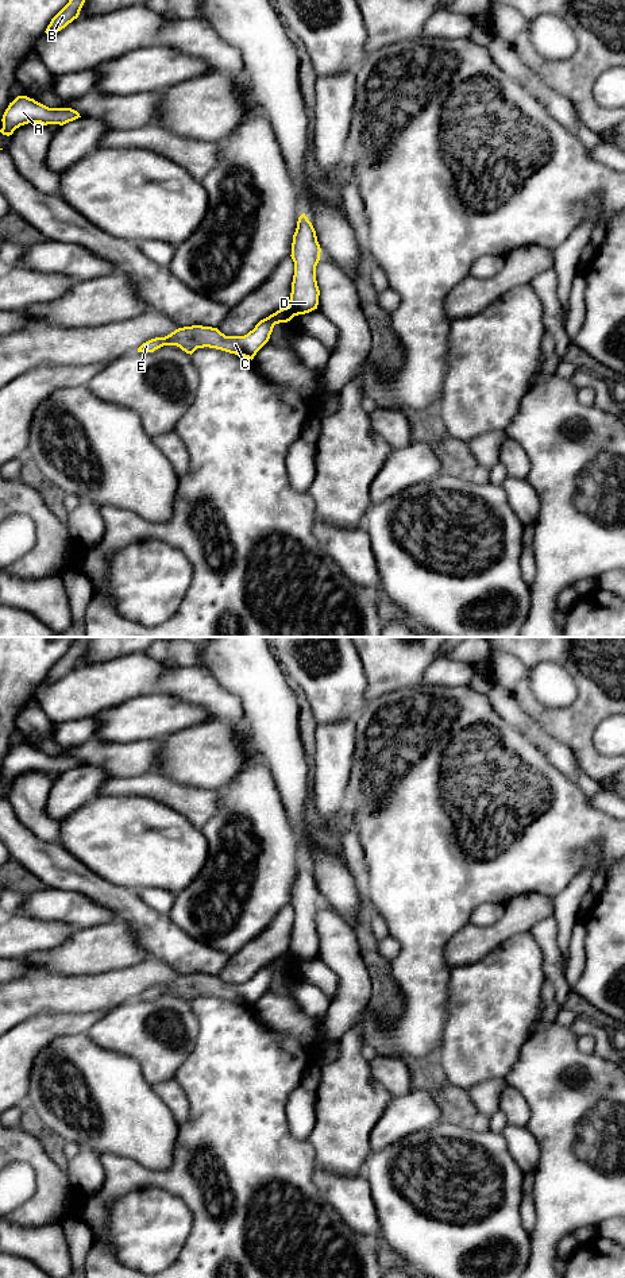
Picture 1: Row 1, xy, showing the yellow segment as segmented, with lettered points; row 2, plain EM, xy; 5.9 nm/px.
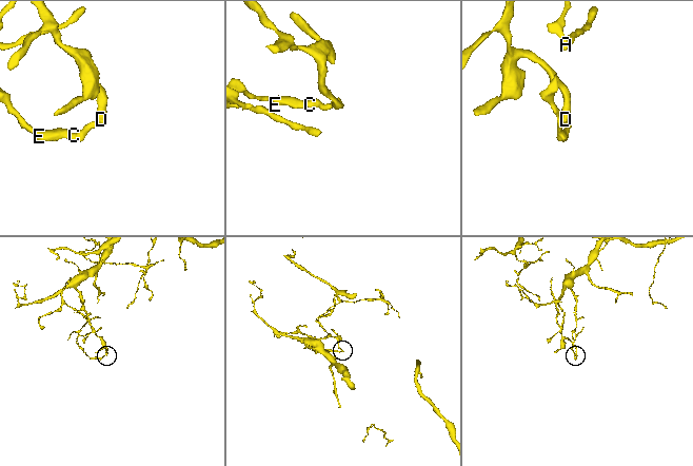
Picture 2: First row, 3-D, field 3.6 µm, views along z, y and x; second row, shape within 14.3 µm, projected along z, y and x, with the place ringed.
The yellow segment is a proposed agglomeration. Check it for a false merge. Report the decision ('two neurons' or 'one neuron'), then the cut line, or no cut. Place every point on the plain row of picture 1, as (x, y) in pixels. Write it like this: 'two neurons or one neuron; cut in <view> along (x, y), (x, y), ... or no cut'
two neurons; cut in xy along (288, 954), (294, 962)

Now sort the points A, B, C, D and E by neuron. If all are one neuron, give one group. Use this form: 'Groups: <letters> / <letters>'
Groups: A B C E / D

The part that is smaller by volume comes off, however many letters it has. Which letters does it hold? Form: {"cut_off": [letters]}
{"cut_off": ["D"]}

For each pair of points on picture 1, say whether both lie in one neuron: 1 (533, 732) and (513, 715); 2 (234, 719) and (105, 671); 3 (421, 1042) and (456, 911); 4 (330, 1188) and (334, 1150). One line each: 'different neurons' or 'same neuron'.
1: same neuron
2: same neuron
3: same neuron
4: different neurons

